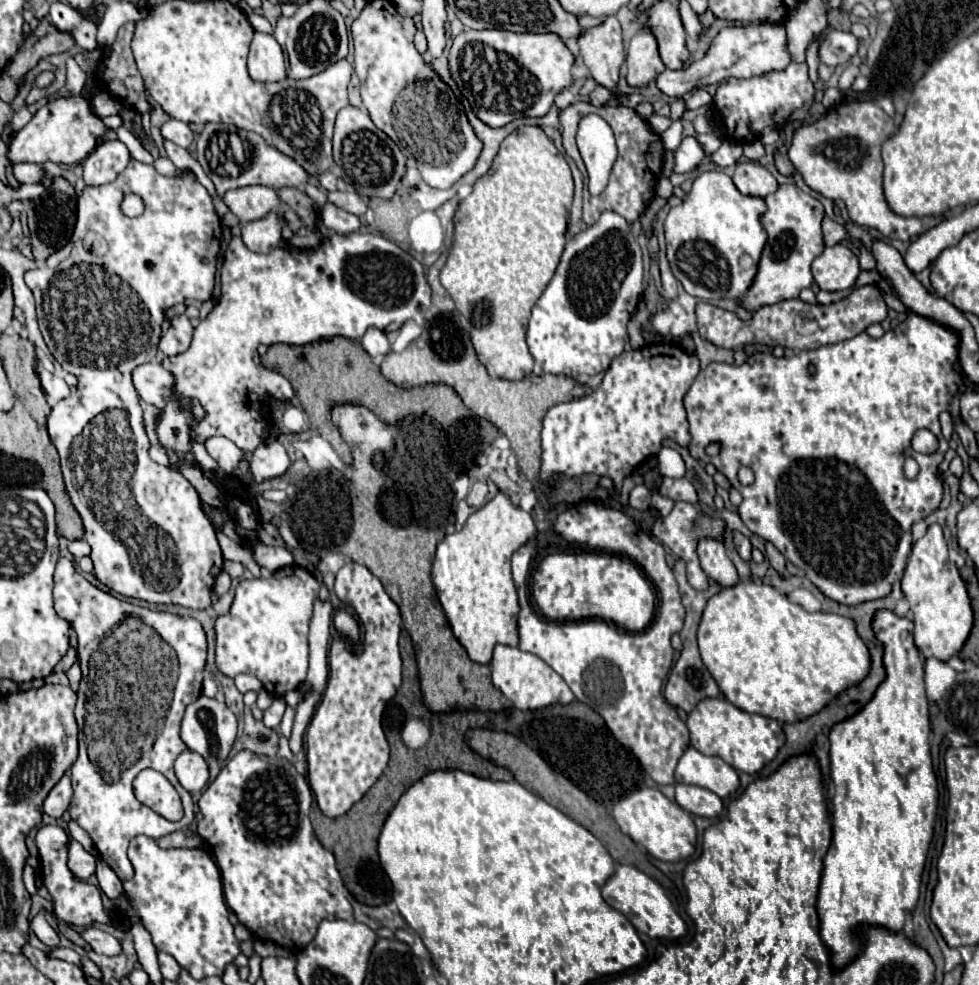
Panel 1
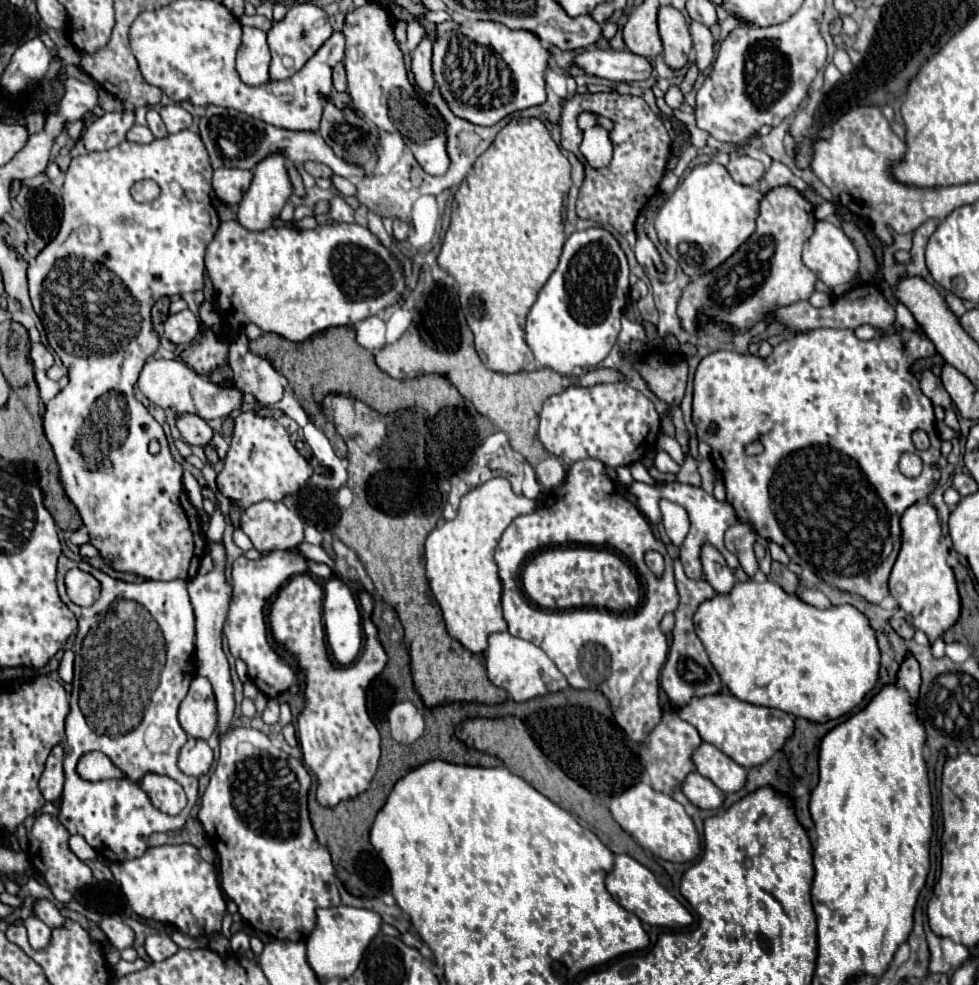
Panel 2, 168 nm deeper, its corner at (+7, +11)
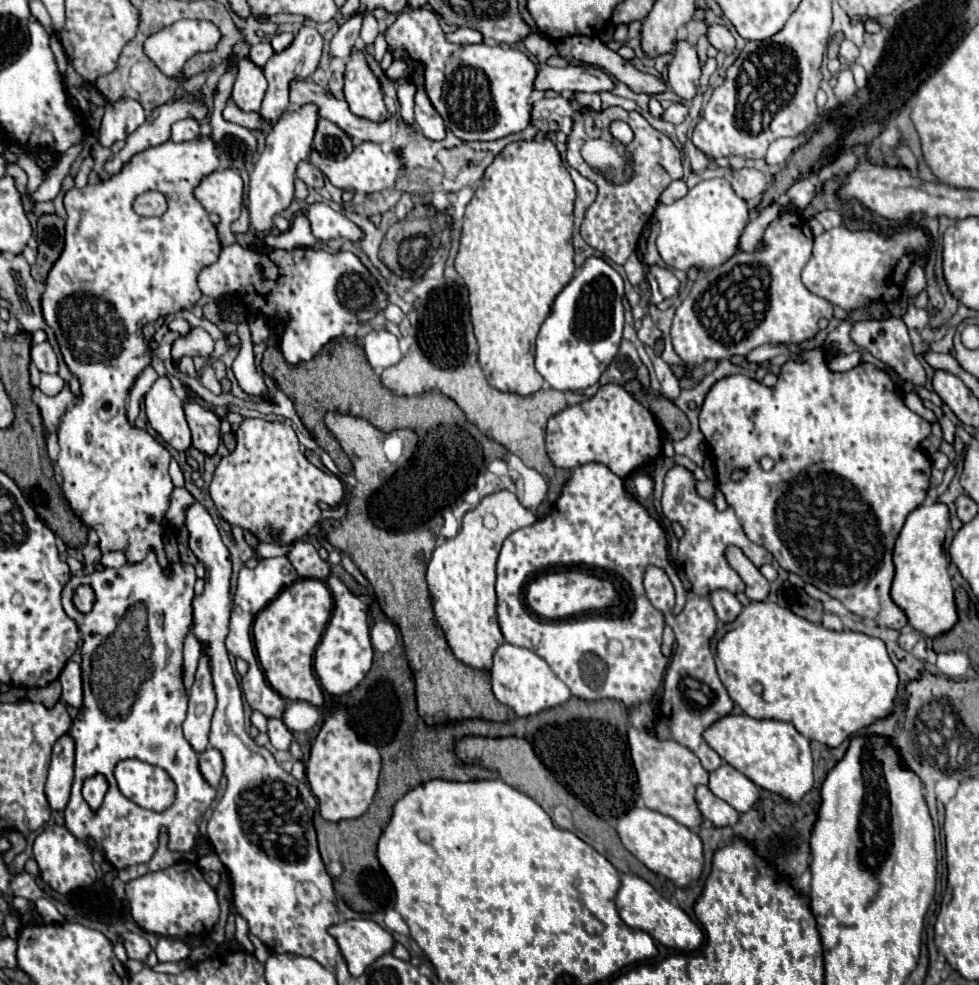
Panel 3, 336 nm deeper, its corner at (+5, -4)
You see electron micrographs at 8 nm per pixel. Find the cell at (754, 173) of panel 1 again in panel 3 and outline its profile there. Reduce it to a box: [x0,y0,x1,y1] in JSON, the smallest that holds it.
[731,168,765,200]

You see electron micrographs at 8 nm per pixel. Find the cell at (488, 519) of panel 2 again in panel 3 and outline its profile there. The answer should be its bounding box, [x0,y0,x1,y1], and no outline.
[427,490,535,670]

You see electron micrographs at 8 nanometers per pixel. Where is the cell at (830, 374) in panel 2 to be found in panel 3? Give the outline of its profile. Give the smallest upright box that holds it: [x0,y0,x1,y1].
[699,348,931,630]

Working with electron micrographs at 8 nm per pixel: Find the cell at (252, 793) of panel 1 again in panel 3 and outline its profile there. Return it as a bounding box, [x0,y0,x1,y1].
[185,504,341,968]

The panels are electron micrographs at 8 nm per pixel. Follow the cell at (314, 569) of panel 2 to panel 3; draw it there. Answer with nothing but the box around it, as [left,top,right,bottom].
[285,540,329,578]

